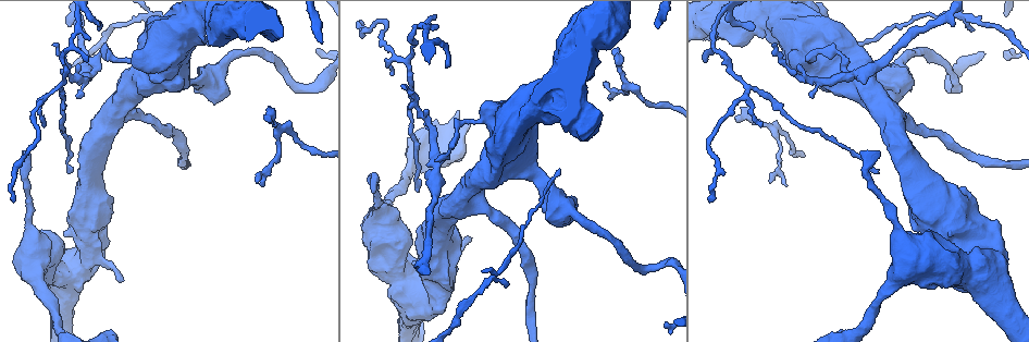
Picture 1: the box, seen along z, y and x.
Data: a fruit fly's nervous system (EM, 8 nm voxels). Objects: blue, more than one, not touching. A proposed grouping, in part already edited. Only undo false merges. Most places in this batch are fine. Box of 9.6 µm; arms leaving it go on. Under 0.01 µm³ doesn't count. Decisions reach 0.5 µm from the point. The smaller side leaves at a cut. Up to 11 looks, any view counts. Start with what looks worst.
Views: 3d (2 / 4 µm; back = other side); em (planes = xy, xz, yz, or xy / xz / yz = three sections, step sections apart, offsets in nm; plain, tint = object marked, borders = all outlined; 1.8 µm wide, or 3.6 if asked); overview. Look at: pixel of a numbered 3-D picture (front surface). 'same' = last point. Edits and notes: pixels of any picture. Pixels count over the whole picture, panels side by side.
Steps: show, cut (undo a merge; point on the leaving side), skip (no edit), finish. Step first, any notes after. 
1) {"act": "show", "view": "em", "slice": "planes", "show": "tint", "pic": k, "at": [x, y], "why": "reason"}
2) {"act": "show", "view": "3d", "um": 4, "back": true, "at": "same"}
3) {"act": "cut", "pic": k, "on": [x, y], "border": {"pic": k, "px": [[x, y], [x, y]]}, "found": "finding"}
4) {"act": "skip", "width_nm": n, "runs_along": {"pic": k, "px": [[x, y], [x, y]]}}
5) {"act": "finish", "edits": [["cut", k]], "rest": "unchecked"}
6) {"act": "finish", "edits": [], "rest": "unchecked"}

{"act": "show", "view": "em", "slice": "planes", "show": "tint", "pic": 1, "at": [89, 73], "why": "two arms in line, one across"}

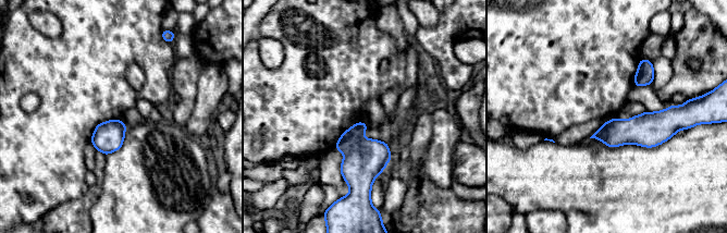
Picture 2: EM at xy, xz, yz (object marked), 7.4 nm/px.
{"act": "skip", "found": "one neuron here"}

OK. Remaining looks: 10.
{"act": "show", "view": "3d", "um": 4, "pic": 1, "at": [150, 59], "why": "sudden change in width"}

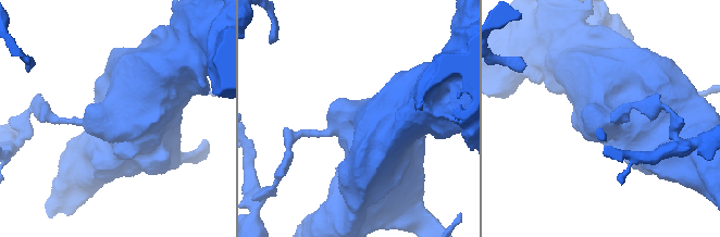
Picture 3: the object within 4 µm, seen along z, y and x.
{"act": "show", "view": "em", "um": 3.6, "slice": "xz", "step": 16, "show": "tint", "pic": 3, "at": [114, 122], "why": "need the tissue"}

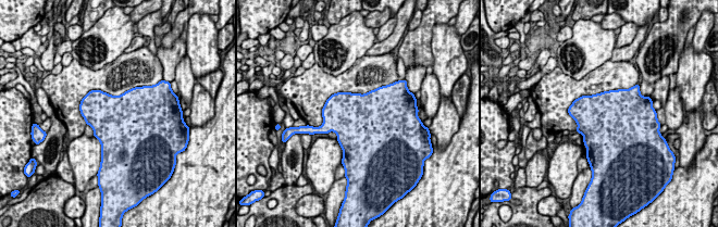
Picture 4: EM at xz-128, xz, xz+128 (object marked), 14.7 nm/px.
{"act": "show", "view": "em", "um": 3.6, "slice": "planes", "show": "borders", "at": "same", "why": "cut it another way"}

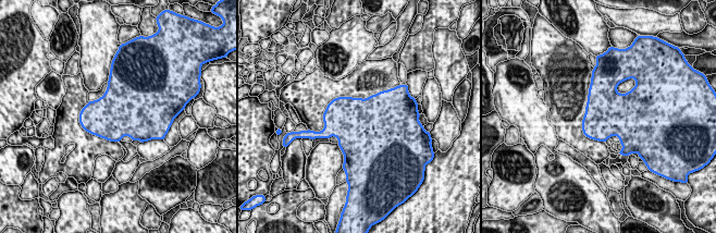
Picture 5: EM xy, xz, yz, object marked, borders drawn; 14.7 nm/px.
{"act": "skip", "found": "one neuron here"}

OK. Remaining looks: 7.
{"act": "show", "view": "3d", "um": 4, "pic": 1, "at": [144, 16], "why": "abrupt turn"}

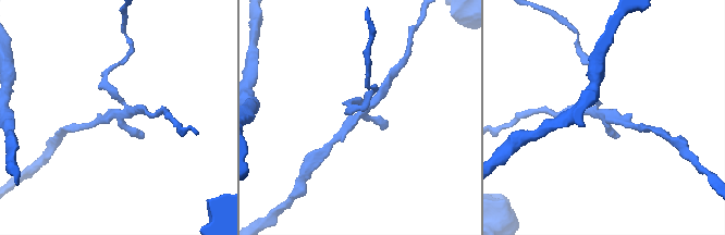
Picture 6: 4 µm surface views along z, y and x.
{"act": "show", "view": "em", "slice": "xy", "step": 16, "show": "tint", "pic": 6, "at": [116, 115], "why": "now the EM"}

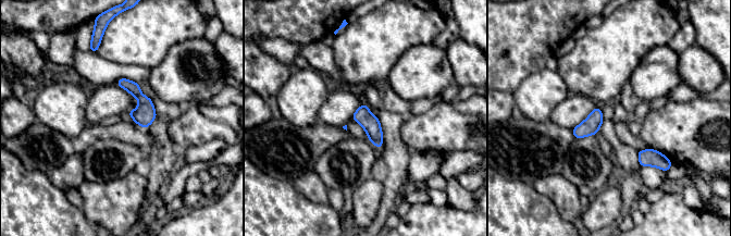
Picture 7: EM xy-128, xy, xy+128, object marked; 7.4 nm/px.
{"act": "show", "view": "em", "slice": "planes", "show": "tint", "at": "same"}

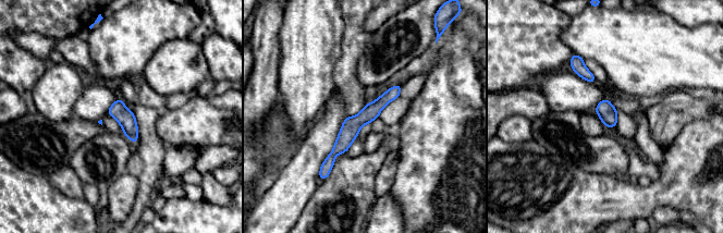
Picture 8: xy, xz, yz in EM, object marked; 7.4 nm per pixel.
{"act": "skip", "runs_along": {"pic": 8, "px": [[397, 87], [348, 132], [327, 168]]}, "found": "one neuron here"}

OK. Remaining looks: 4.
{"act": "show", "view": "em", "um": 3.6, "slice": "xy", "step": 4, "show": "tint", "pic": 1, "at": [983, 268], "why": "calibre changes"}

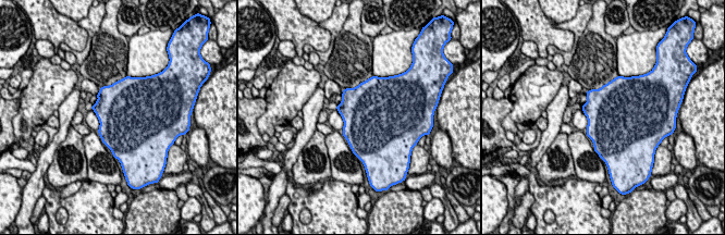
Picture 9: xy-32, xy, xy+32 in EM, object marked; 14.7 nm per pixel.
{"act": "show", "view": "em", "um": 3.6, "slice": "xz", "step": 8, "show": "tint", "at": "same"}

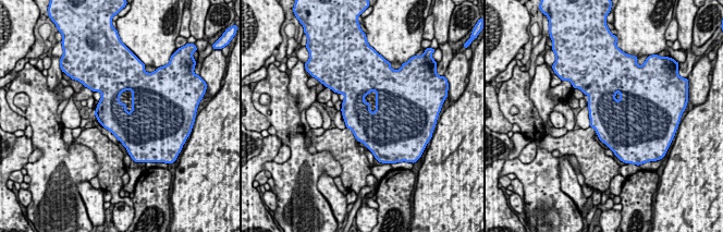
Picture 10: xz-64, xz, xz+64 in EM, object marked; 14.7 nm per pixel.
{"act": "skip", "found": "one neuron here"}

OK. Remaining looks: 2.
{"act": "finish", "edits": [], "rest": "unchecked"}

